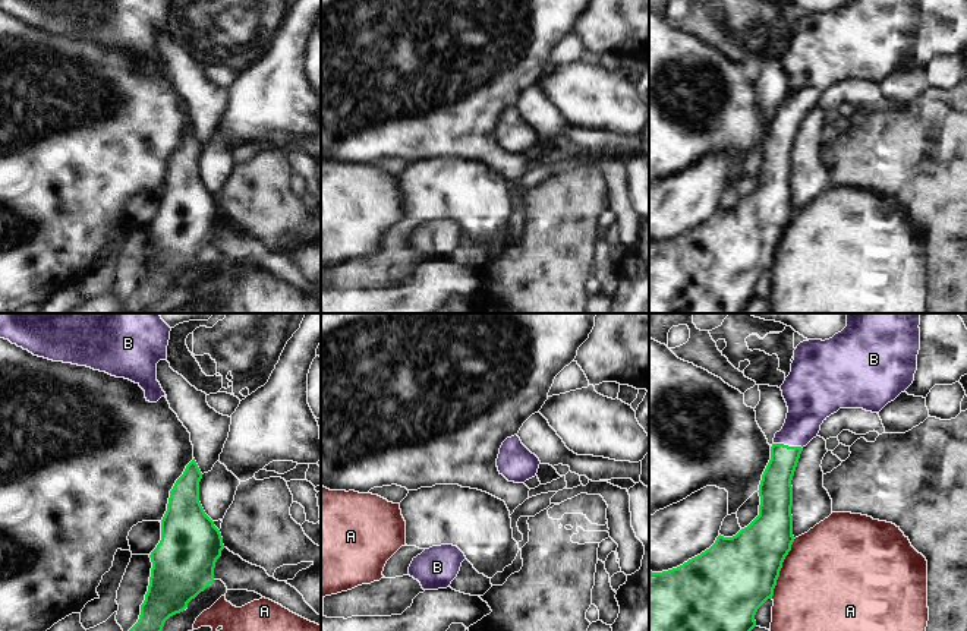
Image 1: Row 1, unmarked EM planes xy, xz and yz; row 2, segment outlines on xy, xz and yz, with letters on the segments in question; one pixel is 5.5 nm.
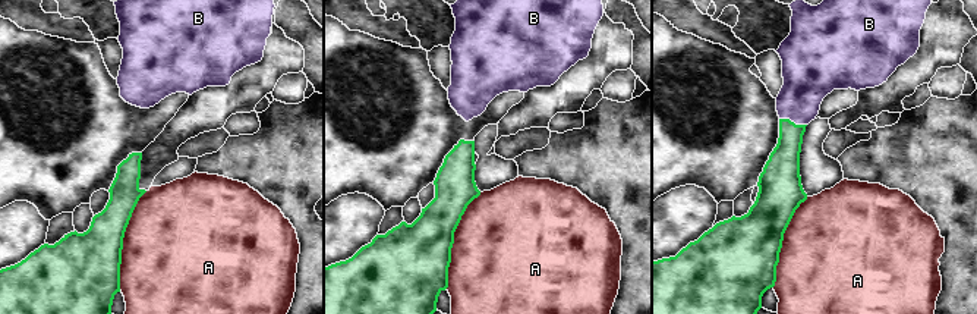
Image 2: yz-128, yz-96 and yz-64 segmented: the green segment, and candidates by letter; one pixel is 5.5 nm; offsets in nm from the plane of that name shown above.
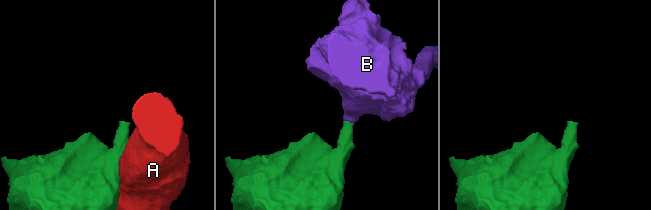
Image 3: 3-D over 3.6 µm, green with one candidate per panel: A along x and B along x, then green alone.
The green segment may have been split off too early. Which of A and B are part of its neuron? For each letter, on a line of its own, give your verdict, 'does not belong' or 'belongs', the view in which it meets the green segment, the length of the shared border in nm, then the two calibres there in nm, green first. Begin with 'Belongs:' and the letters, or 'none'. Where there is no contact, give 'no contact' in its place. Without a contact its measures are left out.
Belongs: B
A: does not belong; meets green in yz; contact 360 nm long; 420 nm thick on the green side, 500 nm on the other
B: belongs; meets green in yz; contact 160 nm long; 180 nm thick on the green side, 220 nm on the other

